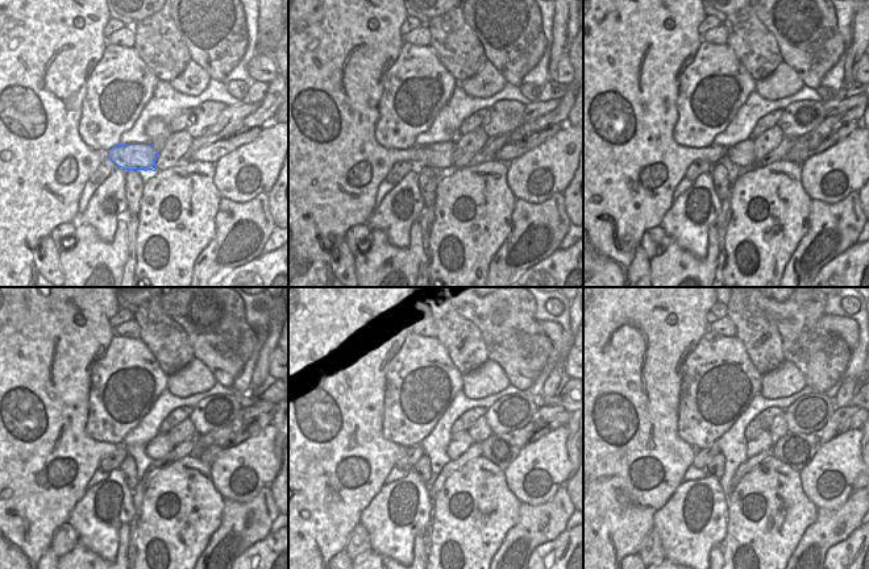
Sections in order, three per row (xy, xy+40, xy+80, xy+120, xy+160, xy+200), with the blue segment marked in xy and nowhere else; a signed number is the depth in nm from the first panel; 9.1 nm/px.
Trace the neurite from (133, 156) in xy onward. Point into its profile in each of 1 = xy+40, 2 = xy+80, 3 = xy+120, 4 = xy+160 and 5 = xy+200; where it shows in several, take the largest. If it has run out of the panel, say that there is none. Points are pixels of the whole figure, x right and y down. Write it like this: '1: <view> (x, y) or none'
1: xy+40 (440, 156)
2: xy+80 (743, 154)
3: xy+120 (159, 447)
4: xy+160 (460, 443)
5: xy+200 (761, 441)

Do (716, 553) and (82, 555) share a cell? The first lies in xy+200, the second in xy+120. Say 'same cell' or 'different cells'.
same cell

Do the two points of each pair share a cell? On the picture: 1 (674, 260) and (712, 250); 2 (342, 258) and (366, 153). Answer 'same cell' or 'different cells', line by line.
1: same cell
2: different cells

